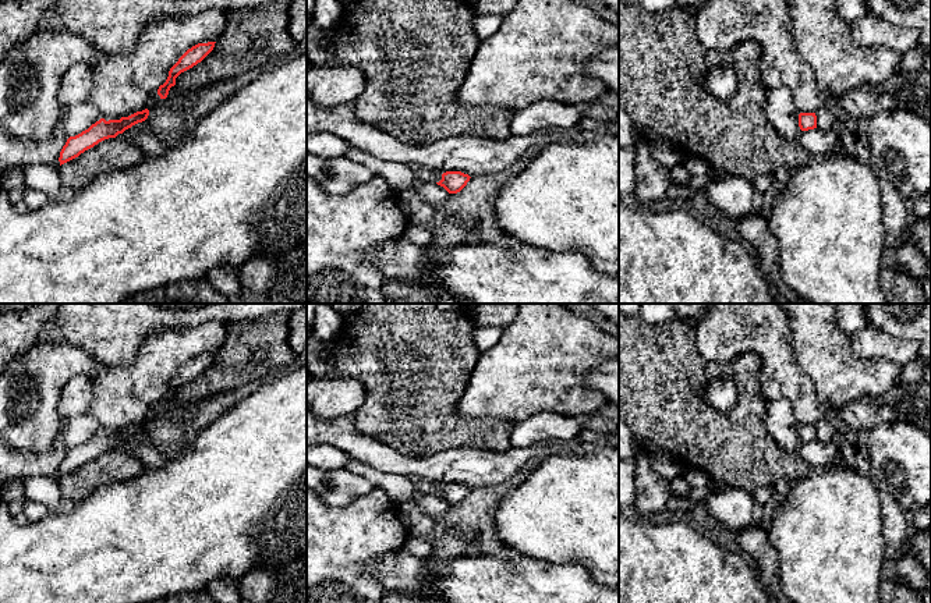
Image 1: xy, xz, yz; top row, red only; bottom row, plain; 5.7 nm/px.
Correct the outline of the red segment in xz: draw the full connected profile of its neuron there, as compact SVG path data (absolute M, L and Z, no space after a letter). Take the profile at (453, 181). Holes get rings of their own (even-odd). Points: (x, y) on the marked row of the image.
M446 171L442 174L442 180L436 184L443 187L449 194L457 194L467 185L470 178L468 174L461 171Z

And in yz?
M800 113L799 114L799 127L801 131L808 131L808 130L817 128L815 113Z

